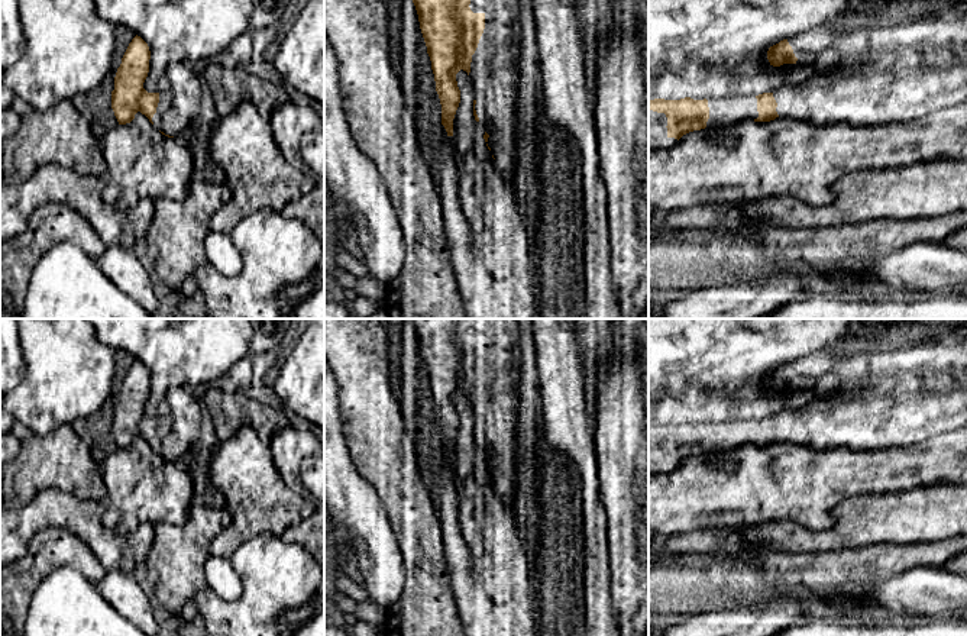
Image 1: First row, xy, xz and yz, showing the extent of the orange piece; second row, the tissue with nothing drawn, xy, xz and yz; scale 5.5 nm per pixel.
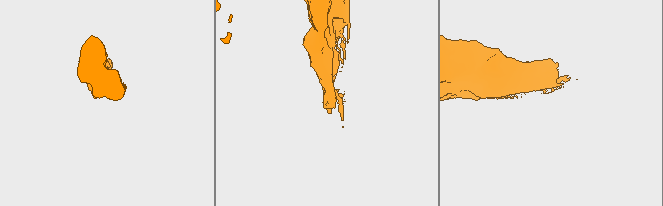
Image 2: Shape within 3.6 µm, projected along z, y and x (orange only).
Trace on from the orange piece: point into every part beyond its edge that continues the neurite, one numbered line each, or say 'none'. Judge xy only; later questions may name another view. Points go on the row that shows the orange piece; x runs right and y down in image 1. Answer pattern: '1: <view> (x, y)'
1: xy (178, 106)

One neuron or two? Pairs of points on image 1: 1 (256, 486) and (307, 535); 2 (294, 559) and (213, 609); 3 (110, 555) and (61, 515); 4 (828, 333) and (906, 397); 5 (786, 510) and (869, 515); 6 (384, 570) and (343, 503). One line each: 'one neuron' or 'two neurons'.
1: two neurons
2: one neuron
3: one neuron
4: two neurons
5: two neurons
6: one neuron

